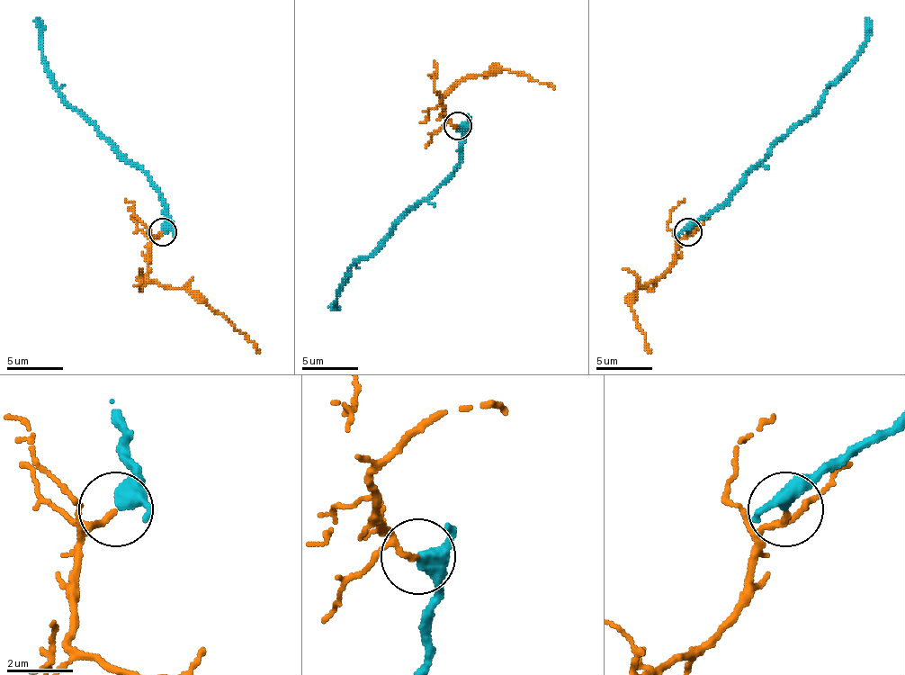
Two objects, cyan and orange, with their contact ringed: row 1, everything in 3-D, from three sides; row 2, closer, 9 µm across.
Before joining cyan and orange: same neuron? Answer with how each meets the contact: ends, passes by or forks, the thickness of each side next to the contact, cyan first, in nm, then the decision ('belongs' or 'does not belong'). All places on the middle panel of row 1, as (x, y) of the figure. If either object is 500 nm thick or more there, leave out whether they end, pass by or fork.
cyan passes by | orange passes by | 400/130 nm | belongs

